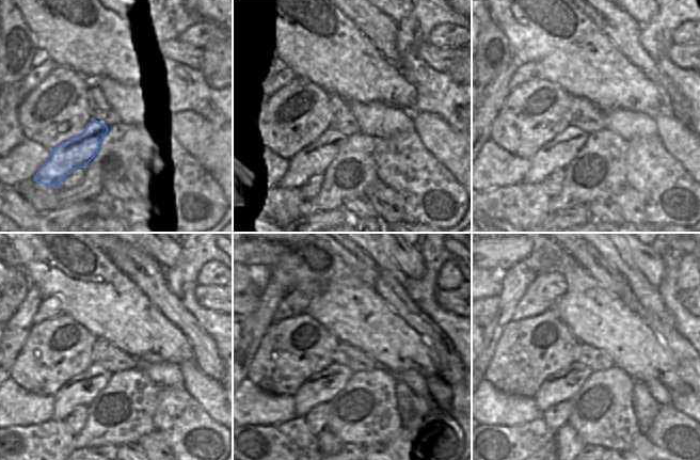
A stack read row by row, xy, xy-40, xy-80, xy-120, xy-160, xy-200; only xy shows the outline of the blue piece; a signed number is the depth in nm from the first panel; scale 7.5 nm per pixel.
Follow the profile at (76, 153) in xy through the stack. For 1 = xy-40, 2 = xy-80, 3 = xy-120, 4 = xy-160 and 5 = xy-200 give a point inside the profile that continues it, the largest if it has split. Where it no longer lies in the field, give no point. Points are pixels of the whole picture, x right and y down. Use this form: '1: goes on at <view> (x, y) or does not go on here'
1: goes on at xy-40 (315, 157)
2: goes on at xy-80 (556, 155)
3: goes on at xy-120 (80, 391)
4: goes on at xy-160 (318, 391)
5: goes on at xy-200 (557, 391)

